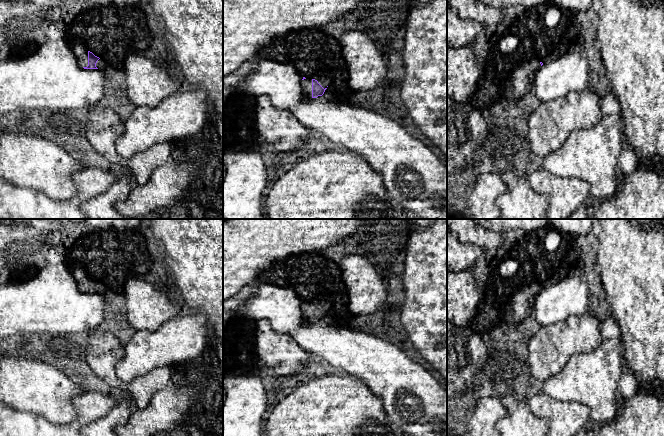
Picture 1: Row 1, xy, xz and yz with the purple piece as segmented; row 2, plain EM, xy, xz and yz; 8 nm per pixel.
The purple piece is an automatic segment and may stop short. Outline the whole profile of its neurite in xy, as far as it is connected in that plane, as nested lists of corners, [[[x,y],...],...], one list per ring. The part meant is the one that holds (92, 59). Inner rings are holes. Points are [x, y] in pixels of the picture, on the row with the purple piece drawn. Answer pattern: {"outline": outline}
{"outline": [[[65,36],[64,38],[67,41],[69,49],[76,56],[78,65],[80,67],[83,67],[84,69],[99,70],[105,70],[107,68],[106,64],[99,57],[90,52],[83,43],[68,40]]]}

